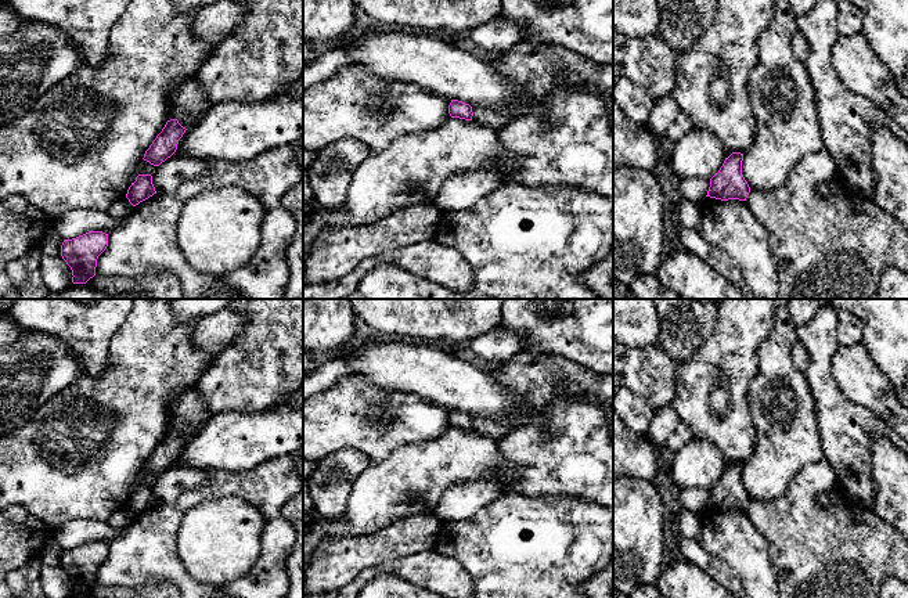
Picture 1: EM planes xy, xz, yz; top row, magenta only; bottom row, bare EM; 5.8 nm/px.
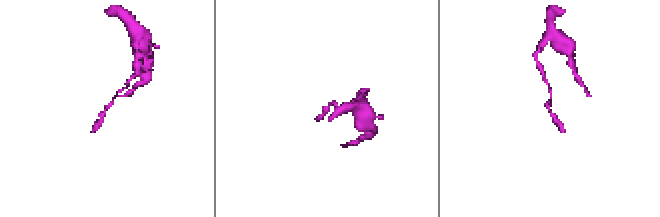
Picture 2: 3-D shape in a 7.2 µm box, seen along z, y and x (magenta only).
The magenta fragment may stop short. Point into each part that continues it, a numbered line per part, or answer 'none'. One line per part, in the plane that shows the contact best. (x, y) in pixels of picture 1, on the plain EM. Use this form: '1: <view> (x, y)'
none

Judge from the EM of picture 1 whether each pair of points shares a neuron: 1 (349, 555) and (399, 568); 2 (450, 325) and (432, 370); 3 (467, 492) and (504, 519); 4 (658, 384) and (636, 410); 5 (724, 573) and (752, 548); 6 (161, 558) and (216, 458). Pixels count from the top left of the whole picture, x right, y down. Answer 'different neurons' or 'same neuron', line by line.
1: different neurons
2: different neurons
3: different neurons
4: different neurons
5: different neurons
6: different neurons

